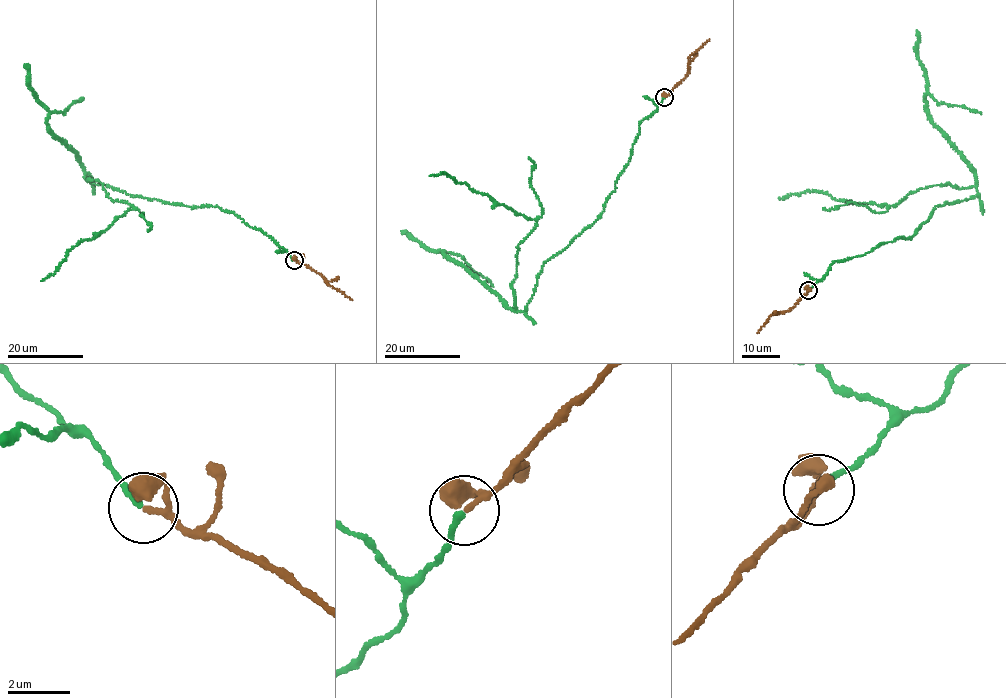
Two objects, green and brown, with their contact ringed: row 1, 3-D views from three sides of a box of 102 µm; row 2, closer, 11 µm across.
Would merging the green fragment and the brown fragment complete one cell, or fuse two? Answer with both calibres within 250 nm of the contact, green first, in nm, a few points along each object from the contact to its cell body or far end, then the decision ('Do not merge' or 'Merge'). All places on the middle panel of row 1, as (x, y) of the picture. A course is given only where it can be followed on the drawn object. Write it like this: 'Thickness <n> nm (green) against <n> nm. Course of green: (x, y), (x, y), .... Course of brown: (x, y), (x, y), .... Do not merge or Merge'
Thickness 200 nm (green) against 140 nm. Course of green: (664, 97), (603, 212), (545, 261), (525, 312), (512, 283), (536, 220), (430, 175). Course of brown: (664, 97), (688, 73), (689, 55), (709, 39). Merge

